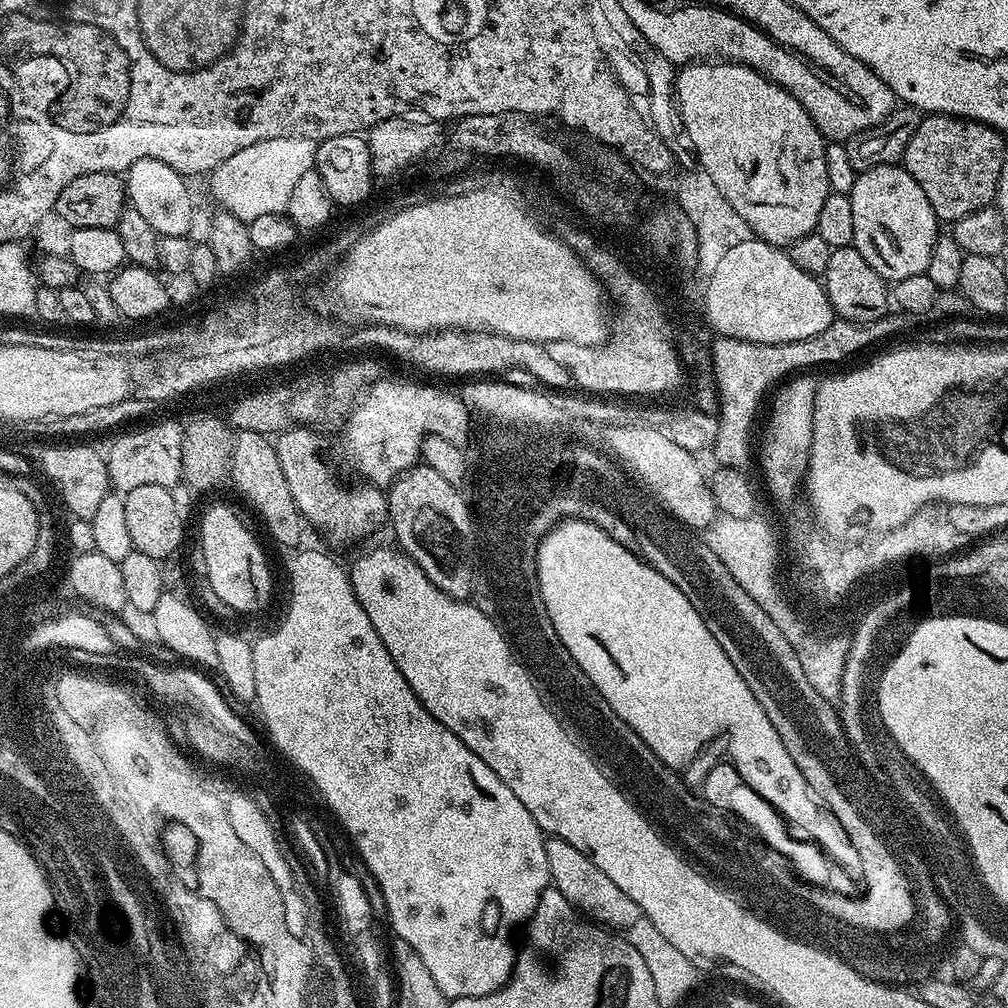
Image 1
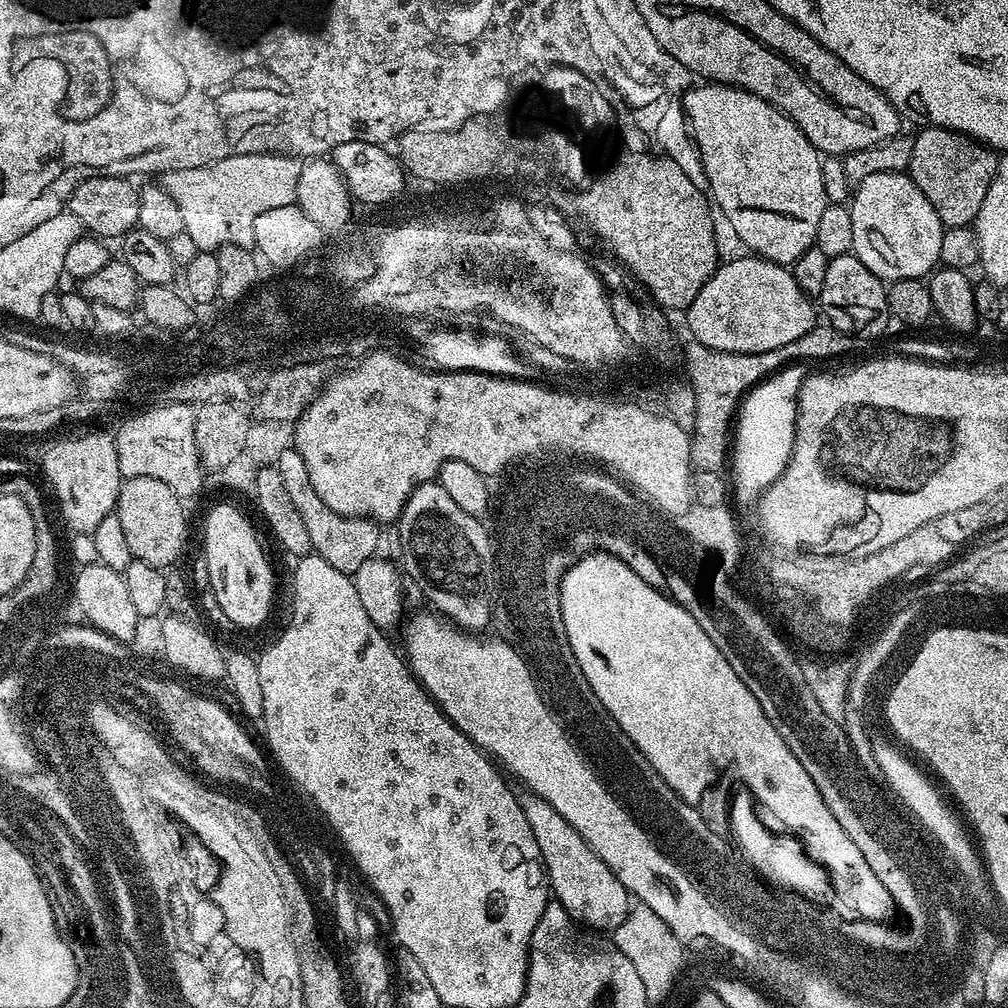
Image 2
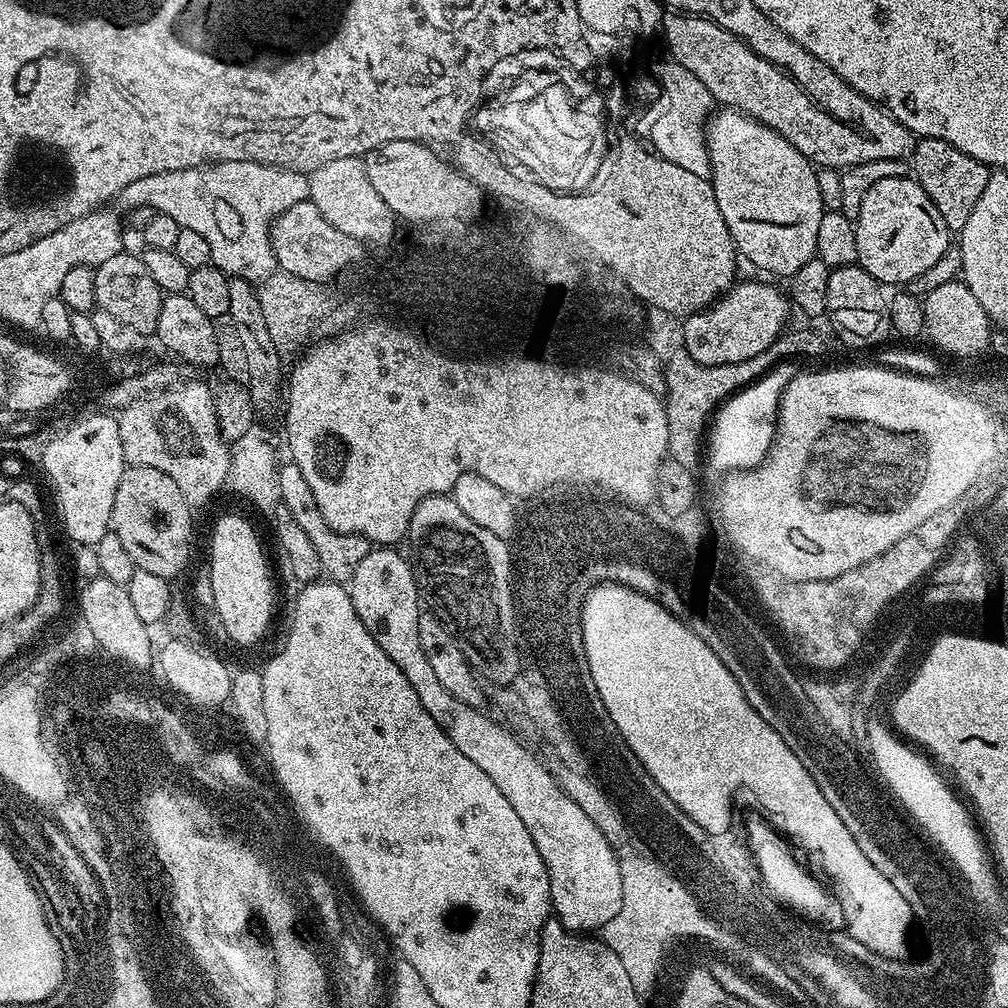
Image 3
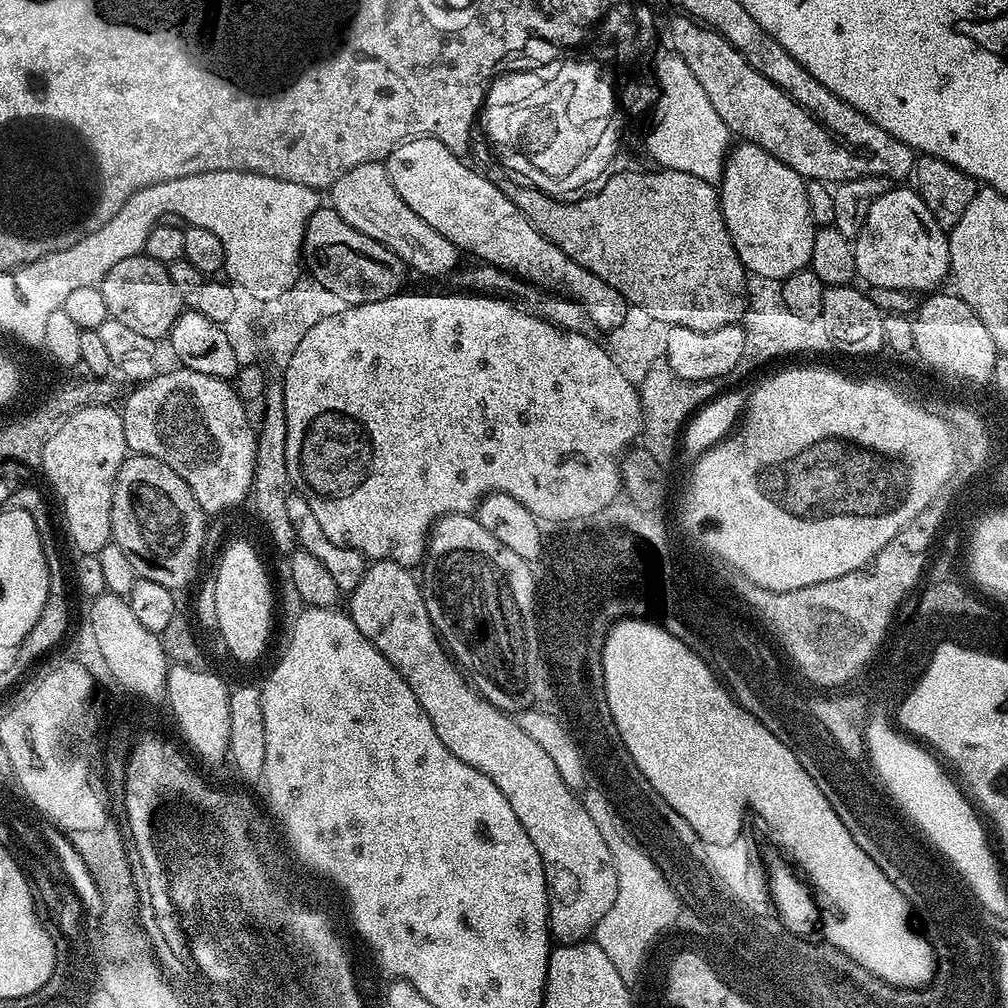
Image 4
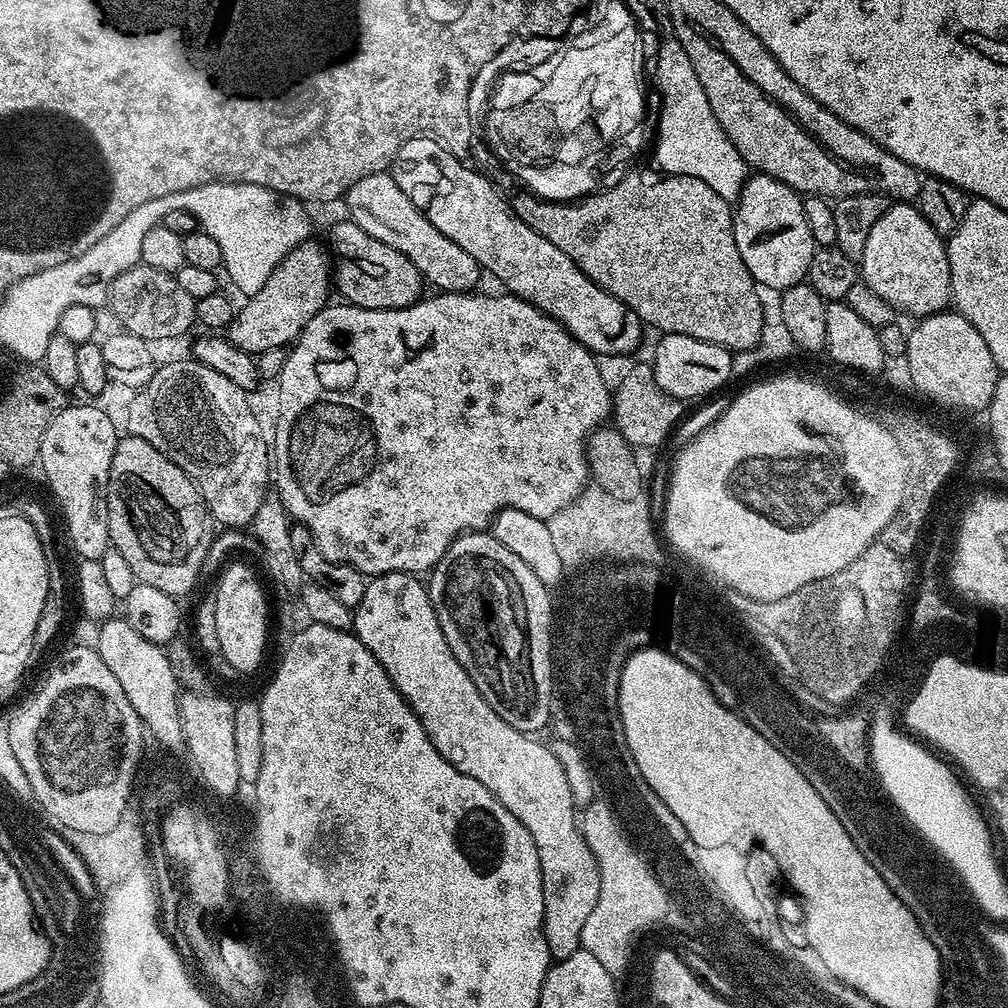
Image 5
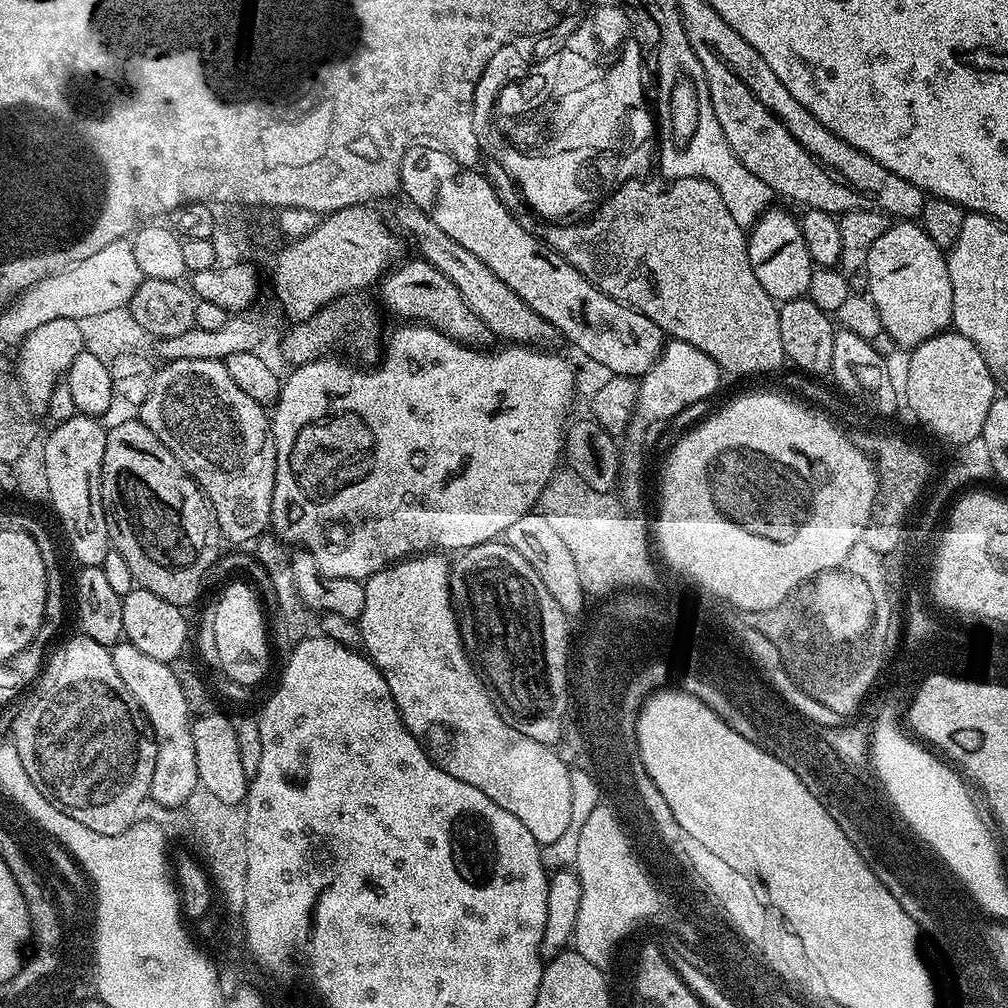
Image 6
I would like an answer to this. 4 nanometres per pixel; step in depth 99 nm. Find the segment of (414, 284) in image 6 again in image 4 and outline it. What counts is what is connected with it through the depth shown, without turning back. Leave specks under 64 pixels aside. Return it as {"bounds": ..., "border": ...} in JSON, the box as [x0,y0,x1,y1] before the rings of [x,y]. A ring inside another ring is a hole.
{"bounds":[302,206,406,306],"border":[[[322,206],[314,214],[310,214],[310,222],[306,222],[306,234],[304,235],[304,250],[302,253],[302,264],[313,276],[315,283],[328,293],[329,297],[336,296],[344,306],[355,306],[357,304],[373,304],[379,300],[385,300],[397,295],[405,287],[404,272],[406,265],[382,242],[354,230],[331,206]]]}

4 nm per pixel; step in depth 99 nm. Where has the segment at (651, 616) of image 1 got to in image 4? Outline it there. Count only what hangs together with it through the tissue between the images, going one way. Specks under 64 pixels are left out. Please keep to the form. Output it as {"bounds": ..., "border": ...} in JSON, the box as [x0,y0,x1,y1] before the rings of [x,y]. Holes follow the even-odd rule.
{"bounds":[602,618,937,990],"border":[[[625,618],[612,624],[604,638],[602,663],[604,665],[605,697],[608,700],[609,713],[613,715],[614,724],[618,728],[618,734],[621,735],[626,750],[634,758],[634,762],[638,764],[642,774],[649,779],[650,785],[654,786],[654,790],[686,820],[705,845],[725,845],[739,837],[742,832],[740,826],[744,822],[744,808],[753,808],[768,823],[769,830],[776,835],[777,842],[789,852],[787,855],[795,861],[798,868],[798,863],[800,863],[801,869],[799,868],[799,871],[806,877],[807,883],[821,897],[824,895],[832,903],[833,912],[829,916],[827,913],[822,920],[822,936],[824,932],[823,939],[827,943],[832,944],[842,954],[846,954],[870,975],[877,976],[895,988],[920,990],[931,985],[937,968],[937,957],[927,939],[917,929],[917,933],[912,929],[912,924],[908,921],[908,916],[910,917],[908,900],[900,893],[898,886],[894,886],[894,882],[890,882],[890,878],[886,878],[886,874],[882,874],[882,870],[878,870],[878,866],[874,866],[874,858],[870,858],[870,854],[866,854],[866,850],[862,850],[858,846],[858,842],[854,842],[850,830],[846,830],[842,818],[838,818],[838,814],[826,798],[826,794],[822,794],[822,790],[818,790],[814,778],[810,778],[810,774],[806,774],[804,761],[796,758],[782,742],[778,742],[778,738],[774,738],[774,734],[770,734],[770,730],[766,730],[766,726],[762,726],[762,722],[758,722],[758,718],[754,718],[754,714],[750,714],[736,701],[736,697],[725,687],[720,676],[717,675],[707,660],[704,660],[699,653],[689,648],[676,636],[673,636],[666,627],[659,623],[657,625],[651,624],[646,619]]]}

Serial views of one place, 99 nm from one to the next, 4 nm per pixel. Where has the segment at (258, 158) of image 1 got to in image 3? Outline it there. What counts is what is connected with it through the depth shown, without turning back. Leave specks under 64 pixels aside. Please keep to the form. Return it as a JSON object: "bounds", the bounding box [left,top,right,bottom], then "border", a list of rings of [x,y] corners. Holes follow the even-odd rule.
{"bounds":[119,160,308,282],"border":[[[231,160],[143,176],[123,188],[119,199],[132,208],[153,208],[156,214],[188,212],[186,227],[210,242],[216,267],[230,278],[261,282],[278,268],[272,249],[273,227],[290,206],[308,199],[308,176],[290,168]]]}

